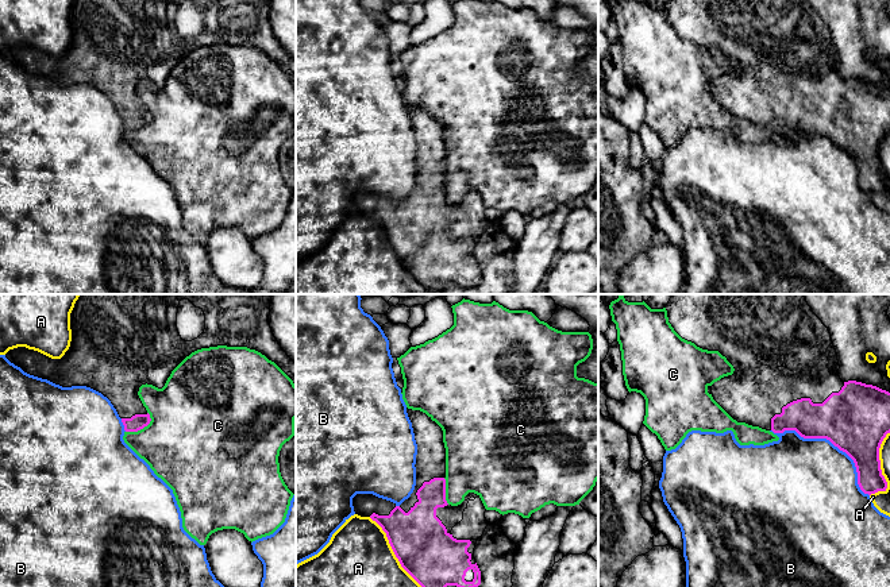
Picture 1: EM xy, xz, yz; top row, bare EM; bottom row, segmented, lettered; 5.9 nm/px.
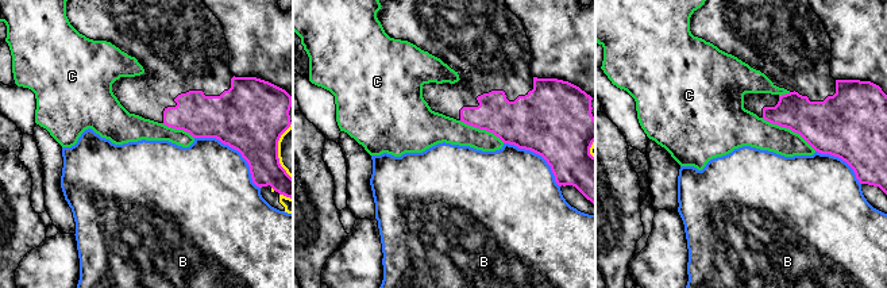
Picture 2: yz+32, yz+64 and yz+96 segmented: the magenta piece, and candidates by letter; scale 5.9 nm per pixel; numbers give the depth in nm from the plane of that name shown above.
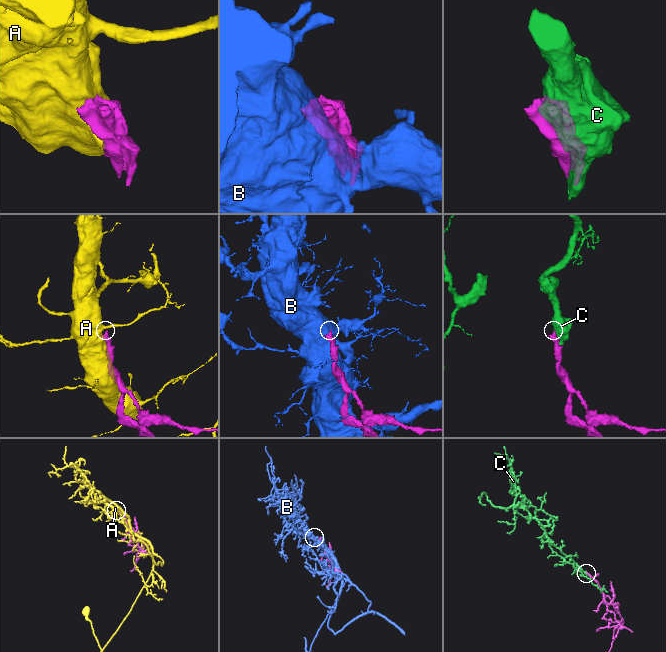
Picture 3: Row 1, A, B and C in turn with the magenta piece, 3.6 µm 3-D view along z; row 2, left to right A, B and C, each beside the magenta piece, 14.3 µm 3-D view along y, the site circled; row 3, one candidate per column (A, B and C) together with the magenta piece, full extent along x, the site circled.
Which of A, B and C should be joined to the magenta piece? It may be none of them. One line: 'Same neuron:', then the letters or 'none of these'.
Same neuron: none of these

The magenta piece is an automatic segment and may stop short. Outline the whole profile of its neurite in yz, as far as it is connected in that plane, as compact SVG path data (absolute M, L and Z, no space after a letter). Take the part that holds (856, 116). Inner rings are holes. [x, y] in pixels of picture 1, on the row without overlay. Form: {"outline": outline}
{"outline": "M669 0L669 20L685 38L718 49L733 63L732 73L712 82L713 97L737 120L774 131L795 128L804 136L827 136L855 161L858 182L864 192L886 189L879 146L890 131L890 90L856 78L843 80L831 31L808 0Z"}

